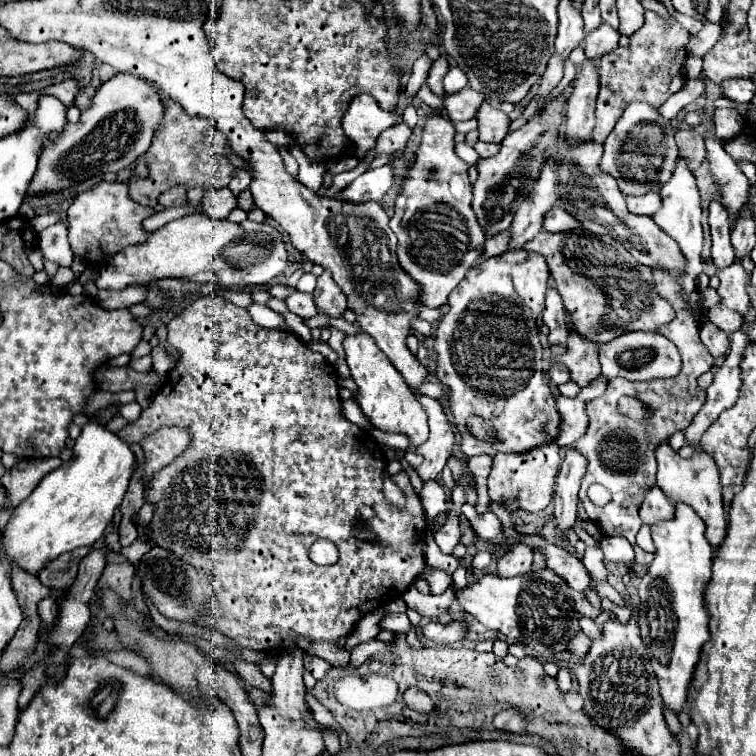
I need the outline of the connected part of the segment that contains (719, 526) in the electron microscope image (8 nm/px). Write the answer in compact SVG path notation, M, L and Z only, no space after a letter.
M661 442L655 448L655 458L657 458L657 486L669 496L669 500L675 502L685 502L697 514L705 520L707 524L707 538L711 540L713 548L717 548L725 536L727 530L727 520L725 520L725 510L723 510L723 498L721 498L721 482L719 482L719 468L711 454L707 454L703 448L695 446L695 452L691 458L683 460L671 446L669 442Z

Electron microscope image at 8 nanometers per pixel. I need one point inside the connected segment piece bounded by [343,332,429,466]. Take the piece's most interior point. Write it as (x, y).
(387, 401)

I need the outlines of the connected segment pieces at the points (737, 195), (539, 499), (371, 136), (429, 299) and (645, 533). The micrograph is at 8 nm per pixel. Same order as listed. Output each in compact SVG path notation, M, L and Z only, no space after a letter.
M705 138L705 148L709 152L711 172L717 182L721 182L719 196L721 202L725 202L725 208L729 208L731 218L737 216L741 210L741 204L745 204L745 192L749 192L749 180L739 170L735 160L723 150L723 144L713 138Z
M555 442L541 444L519 454L497 454L493 458L493 470L489 474L489 498L497 504L517 502L517 506L527 512L541 512L553 498L559 462L561 456Z
M359 94L343 114L343 132L347 140L357 146L359 158L363 158L363 154L375 144L377 136L399 122L403 122L403 118L381 110L371 94Z
M433 116L427 120L427 124L423 128L423 140L417 150L417 162L407 172L407 184L403 184L401 196L397 198L397 204L395 204L395 214L391 218L391 230L399 238L399 244L397 244L399 264L401 264L401 268L405 268L405 272L409 272L409 276L413 276L413 280L417 280L421 284L421 288L423 288L421 302L429 308L439 308L439 306L447 304L449 292L465 278L465 274L473 266L483 262L483 248L485 248L485 240L487 240L487 234L479 226L477 216L471 206L473 186L467 178L469 164L465 164L455 154L453 136L455 136L455 128L453 128L451 120L447 120L443 116Z
M643 524L641 530L639 530L639 534L637 534L637 546L641 546L647 552L653 552L653 540L651 540L647 524Z

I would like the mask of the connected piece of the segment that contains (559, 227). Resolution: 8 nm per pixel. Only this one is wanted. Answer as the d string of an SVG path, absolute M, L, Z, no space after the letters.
M555 206L553 210L549 210L545 216L545 224L543 224L543 228L549 232L569 232L579 226L581 224L569 212L565 212L563 206Z

